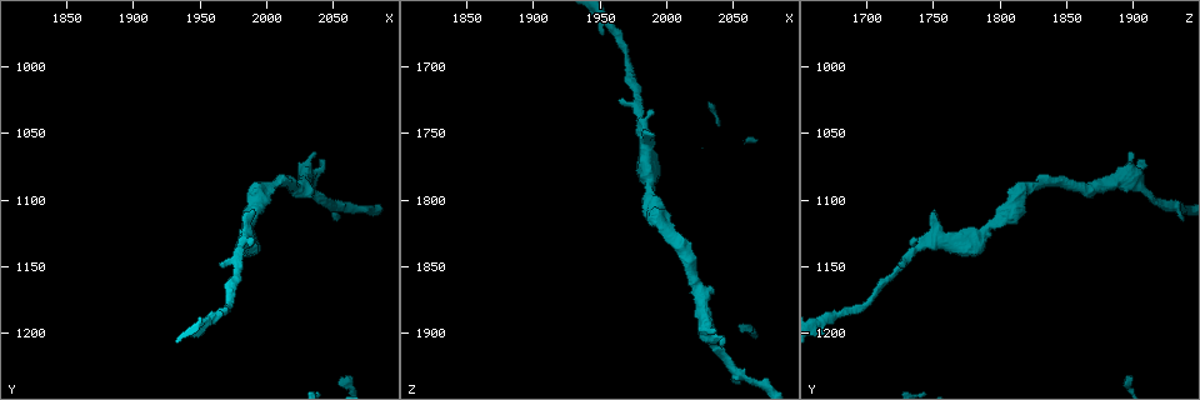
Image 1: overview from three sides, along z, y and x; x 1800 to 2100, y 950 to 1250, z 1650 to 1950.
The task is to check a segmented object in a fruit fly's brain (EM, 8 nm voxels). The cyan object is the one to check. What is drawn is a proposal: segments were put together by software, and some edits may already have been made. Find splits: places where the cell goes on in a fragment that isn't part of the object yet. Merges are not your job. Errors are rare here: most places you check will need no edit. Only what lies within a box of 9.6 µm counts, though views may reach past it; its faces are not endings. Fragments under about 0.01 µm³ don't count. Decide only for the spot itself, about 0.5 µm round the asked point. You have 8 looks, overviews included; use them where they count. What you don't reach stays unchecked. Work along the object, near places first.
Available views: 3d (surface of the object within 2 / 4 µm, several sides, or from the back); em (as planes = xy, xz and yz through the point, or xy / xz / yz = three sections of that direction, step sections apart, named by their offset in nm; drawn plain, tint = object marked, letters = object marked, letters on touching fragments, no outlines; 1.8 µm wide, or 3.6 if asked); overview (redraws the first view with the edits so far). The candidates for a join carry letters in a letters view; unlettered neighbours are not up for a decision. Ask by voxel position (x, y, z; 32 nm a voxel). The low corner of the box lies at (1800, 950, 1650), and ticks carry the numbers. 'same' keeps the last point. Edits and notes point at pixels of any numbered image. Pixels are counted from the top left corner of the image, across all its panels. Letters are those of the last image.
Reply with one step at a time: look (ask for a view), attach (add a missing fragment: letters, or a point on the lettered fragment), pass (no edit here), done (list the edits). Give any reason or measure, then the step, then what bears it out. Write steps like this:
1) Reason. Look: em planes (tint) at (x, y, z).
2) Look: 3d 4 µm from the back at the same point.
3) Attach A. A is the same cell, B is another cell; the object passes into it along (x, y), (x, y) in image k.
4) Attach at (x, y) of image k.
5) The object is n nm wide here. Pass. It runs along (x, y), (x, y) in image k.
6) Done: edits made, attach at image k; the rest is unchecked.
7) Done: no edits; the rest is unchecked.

Look: 3d 2 µm at (1952, 1200, 1676).

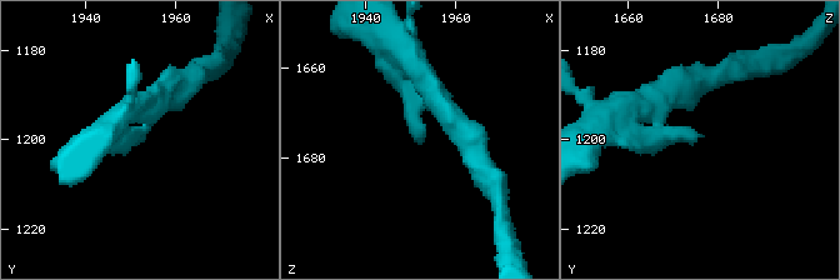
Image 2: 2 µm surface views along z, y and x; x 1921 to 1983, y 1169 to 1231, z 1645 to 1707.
Look: em planes (letters) at (1952, 1200, 1677).

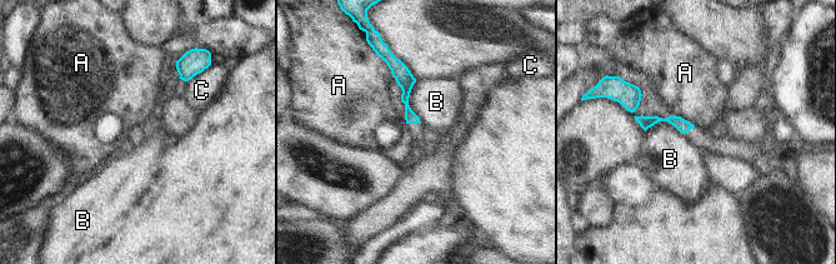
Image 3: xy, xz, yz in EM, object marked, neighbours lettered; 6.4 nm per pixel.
Pass. A, B and C are other cells; it runs along (390, 61), (405, 79), (405, 101), (415, 120) in image 3; none of them fits.

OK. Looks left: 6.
An open end. Look: em xz step 16 (letters) at (1990, 1110, 1750).

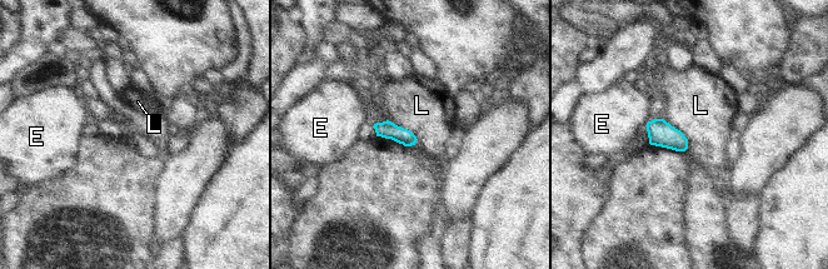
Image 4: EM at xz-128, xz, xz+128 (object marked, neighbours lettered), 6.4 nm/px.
The longest contact is with L, 280 nm. Pass. E and L are other cells; no lettered fragment goes on from it.

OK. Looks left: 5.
Stops while still wide. Look: em 3.6 µm xz step 8 (letters) at (2040, 1066, 1896).

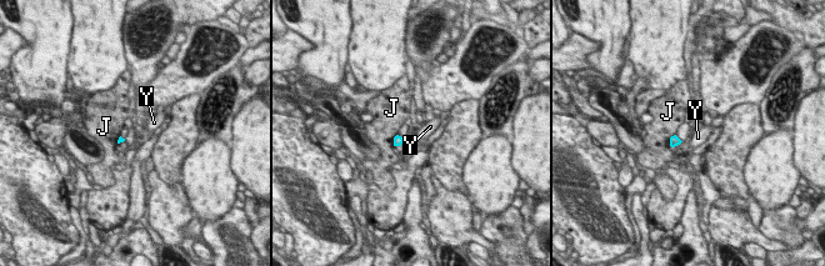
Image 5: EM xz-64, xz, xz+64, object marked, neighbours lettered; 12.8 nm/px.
Pass. J and Y are other cells; a border runs along (675, 134), (670, 137), (671, 147) in image 5; no lettered fragment goes on from it.

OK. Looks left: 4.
Done: no edits; the rest is unchecked.

